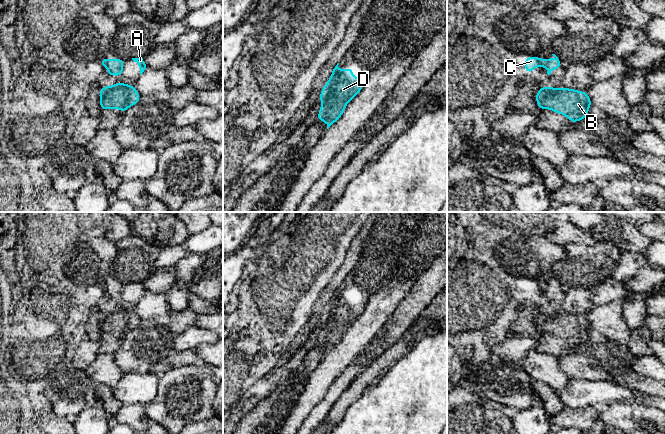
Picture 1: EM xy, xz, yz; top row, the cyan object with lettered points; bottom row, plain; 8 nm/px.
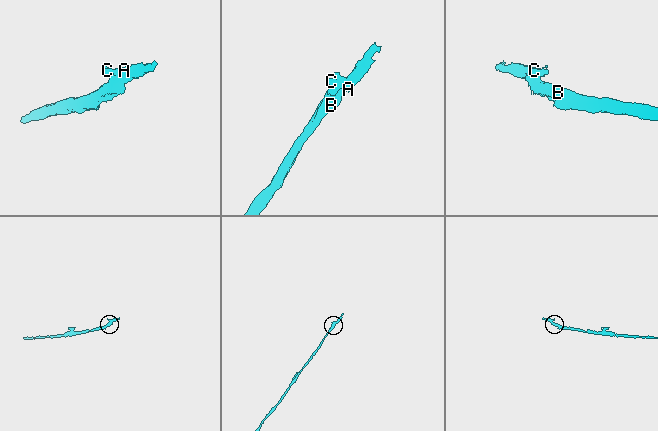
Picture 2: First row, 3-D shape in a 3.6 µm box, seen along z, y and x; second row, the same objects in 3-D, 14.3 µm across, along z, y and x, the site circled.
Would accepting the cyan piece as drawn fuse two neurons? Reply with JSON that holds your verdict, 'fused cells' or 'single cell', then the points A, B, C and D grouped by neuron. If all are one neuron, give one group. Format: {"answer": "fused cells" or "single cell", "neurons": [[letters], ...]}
{"answer": "fused cells", "neurons": [["A", "C"], ["B", "D"]]}

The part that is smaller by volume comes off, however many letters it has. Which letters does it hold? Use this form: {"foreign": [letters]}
{"foreign": ["A", "C"]}

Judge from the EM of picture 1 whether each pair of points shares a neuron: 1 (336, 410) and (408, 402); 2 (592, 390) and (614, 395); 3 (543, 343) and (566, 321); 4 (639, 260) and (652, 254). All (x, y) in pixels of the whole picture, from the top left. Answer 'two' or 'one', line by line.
1: two
2: one
3: one
4: two

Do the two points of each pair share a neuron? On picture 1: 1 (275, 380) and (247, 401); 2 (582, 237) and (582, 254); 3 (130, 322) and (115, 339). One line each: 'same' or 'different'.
1: same
2: different
3: same

